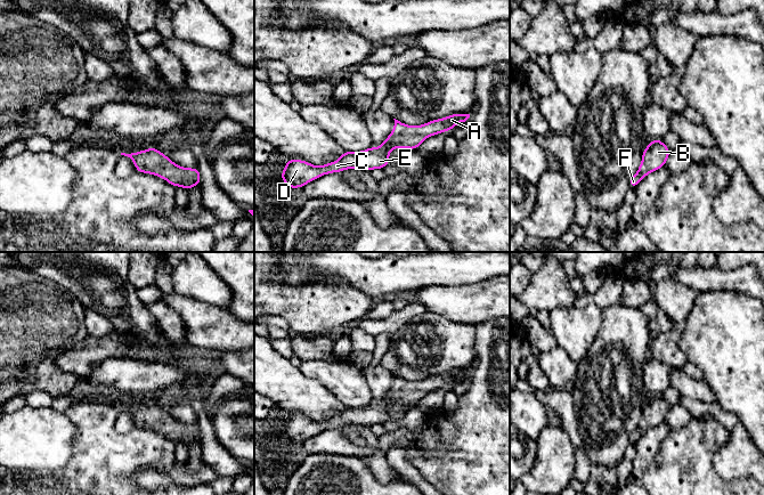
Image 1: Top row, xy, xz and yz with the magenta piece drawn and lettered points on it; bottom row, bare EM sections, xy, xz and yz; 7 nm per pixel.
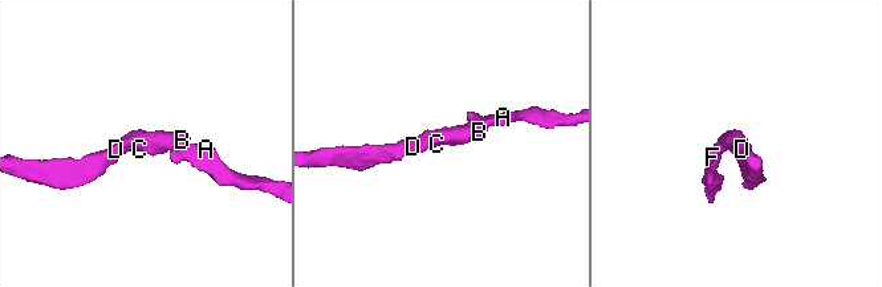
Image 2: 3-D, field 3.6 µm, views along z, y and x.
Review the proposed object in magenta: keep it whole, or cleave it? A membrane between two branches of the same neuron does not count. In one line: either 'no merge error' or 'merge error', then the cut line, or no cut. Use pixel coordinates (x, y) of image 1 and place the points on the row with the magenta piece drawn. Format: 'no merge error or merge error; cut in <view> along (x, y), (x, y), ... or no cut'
no merge error; no cut

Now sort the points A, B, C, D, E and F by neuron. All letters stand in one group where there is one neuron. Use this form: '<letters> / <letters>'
A B C D E F

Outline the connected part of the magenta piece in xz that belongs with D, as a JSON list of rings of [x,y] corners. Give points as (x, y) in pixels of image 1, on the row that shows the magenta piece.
[[[455,113],[449,116],[431,120],[422,125],[407,125],[396,119],[392,133],[389,135],[383,144],[375,148],[361,152],[347,152],[335,162],[316,167],[307,161],[288,159],[281,173],[281,180],[291,188],[301,188],[308,182],[328,173],[341,172],[350,168],[371,171],[383,169],[389,165],[389,155],[393,148],[417,149],[428,138],[445,131],[452,131],[457,123],[463,123],[470,114]]]

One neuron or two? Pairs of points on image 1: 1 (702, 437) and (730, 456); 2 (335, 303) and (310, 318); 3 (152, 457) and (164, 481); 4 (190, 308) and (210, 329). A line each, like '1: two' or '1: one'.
1: two
2: one
3: two
4: one

